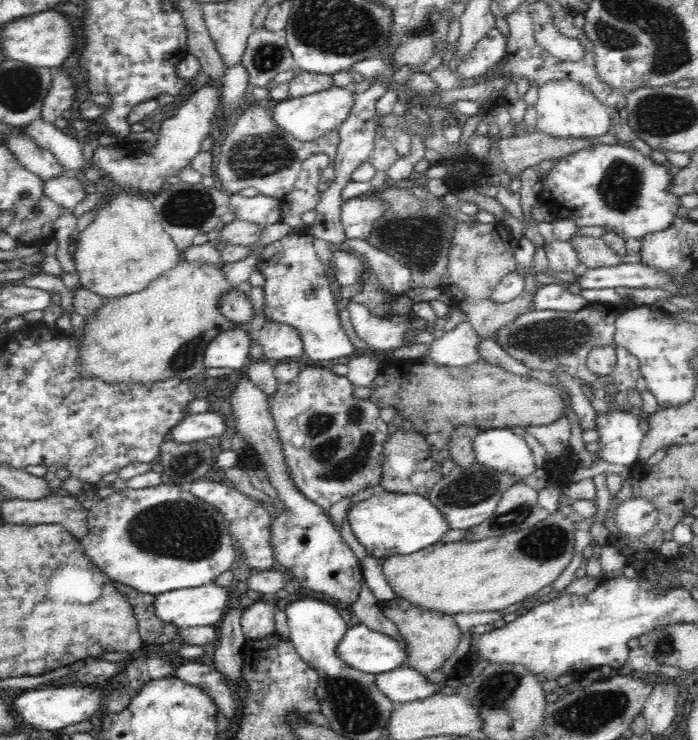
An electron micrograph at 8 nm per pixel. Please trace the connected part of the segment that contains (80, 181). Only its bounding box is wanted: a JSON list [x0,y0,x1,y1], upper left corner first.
[43,177,87,212]

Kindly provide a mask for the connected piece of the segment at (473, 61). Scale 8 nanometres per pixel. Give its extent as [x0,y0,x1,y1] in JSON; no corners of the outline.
[457,27,506,80]

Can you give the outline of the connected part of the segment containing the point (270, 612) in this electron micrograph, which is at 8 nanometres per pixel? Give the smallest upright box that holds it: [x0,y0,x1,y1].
[241,601,275,640]

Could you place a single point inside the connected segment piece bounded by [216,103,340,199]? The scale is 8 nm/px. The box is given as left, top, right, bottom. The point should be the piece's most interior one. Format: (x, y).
(258, 153)

